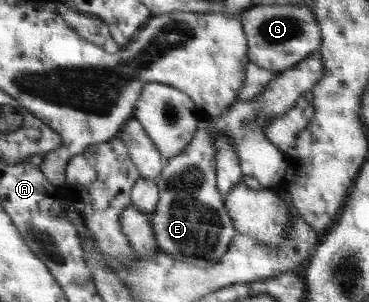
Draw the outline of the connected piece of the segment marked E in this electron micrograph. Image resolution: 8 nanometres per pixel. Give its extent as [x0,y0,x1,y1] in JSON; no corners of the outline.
[149,51,325,266]

